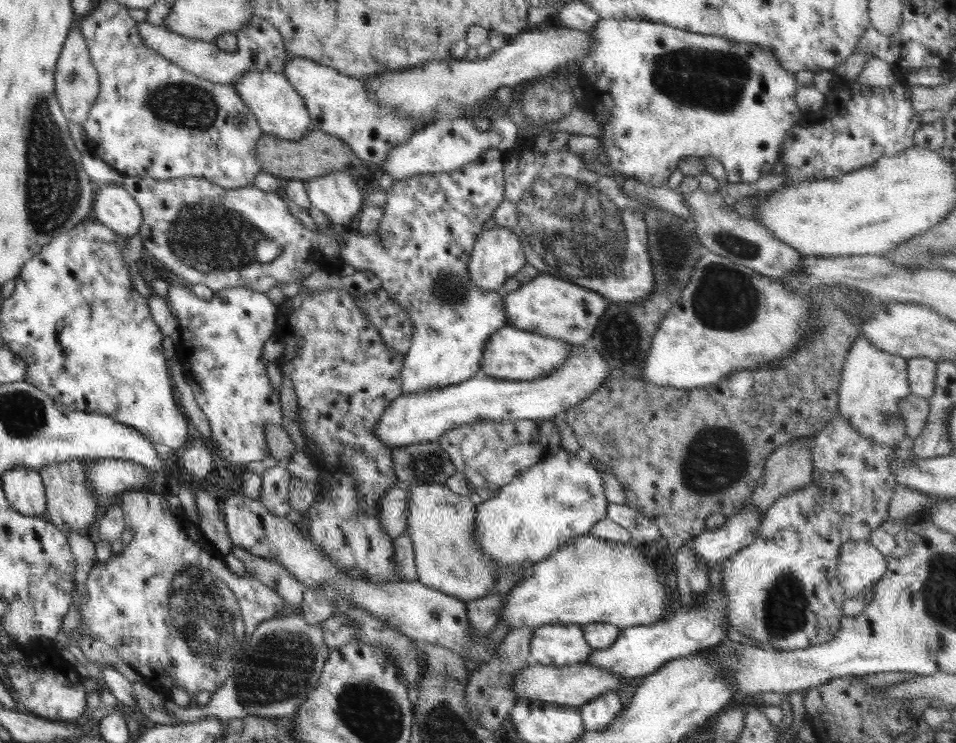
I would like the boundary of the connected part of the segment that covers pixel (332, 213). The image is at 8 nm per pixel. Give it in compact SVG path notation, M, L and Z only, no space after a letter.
M332 170L330 174L324 174L318 178L303 181L310 204L319 208L331 223L340 223L347 226L351 218L361 212L363 208L362 193L356 185L356 179L350 170Z

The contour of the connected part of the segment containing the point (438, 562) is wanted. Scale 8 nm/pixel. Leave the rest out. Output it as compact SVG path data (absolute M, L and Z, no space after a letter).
M445 484L409 486L408 497L407 530L412 539L417 582L465 602L490 595L499 576L494 559L482 551L474 537L474 502L452 492Z

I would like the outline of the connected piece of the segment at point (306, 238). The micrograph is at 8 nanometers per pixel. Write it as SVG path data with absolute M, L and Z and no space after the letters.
M126 176L122 185L133 195L136 201L141 205L141 210L144 212L144 224L141 225L139 235L146 252L148 252L154 260L160 260L163 266L166 266L169 270L174 272L174 274L177 274L180 278L184 278L184 280L191 284L208 286L208 288L211 288L213 291L241 286L266 293L275 285L279 286L286 282L304 280L314 271L322 270L337 274L344 274L348 271L348 268L342 261L342 256L340 256L340 245L342 245L342 241L344 241L342 234L336 234L334 232L328 232L328 234L326 234L326 232L321 232L319 228L316 228L316 230L306 228L298 218L289 213L288 205L284 202L282 197L275 192L258 190L258 188L254 186L227 189L209 182L205 178L191 176L166 180L153 179L148 176Z

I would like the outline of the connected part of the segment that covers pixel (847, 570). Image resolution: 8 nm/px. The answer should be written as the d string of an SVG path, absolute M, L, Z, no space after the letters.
M867 540L842 544L836 570L844 598L863 597L884 576L887 561L888 558Z

